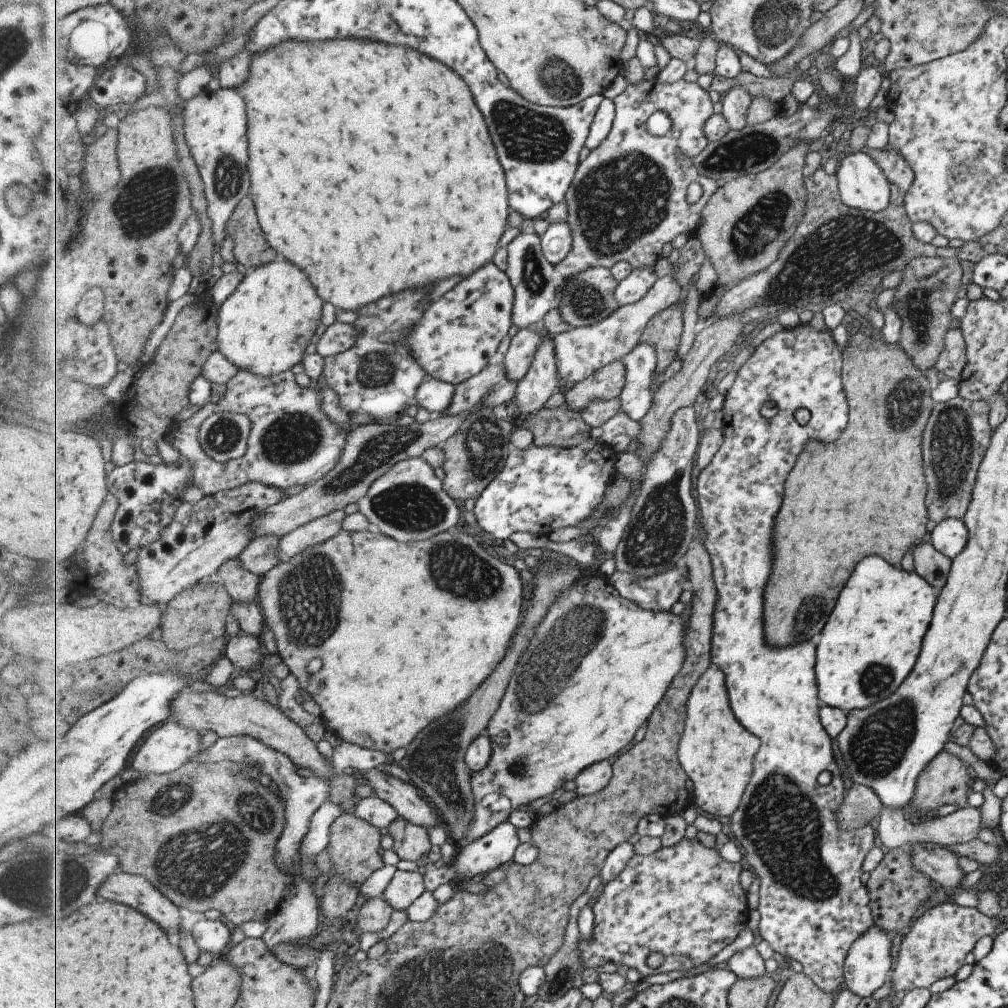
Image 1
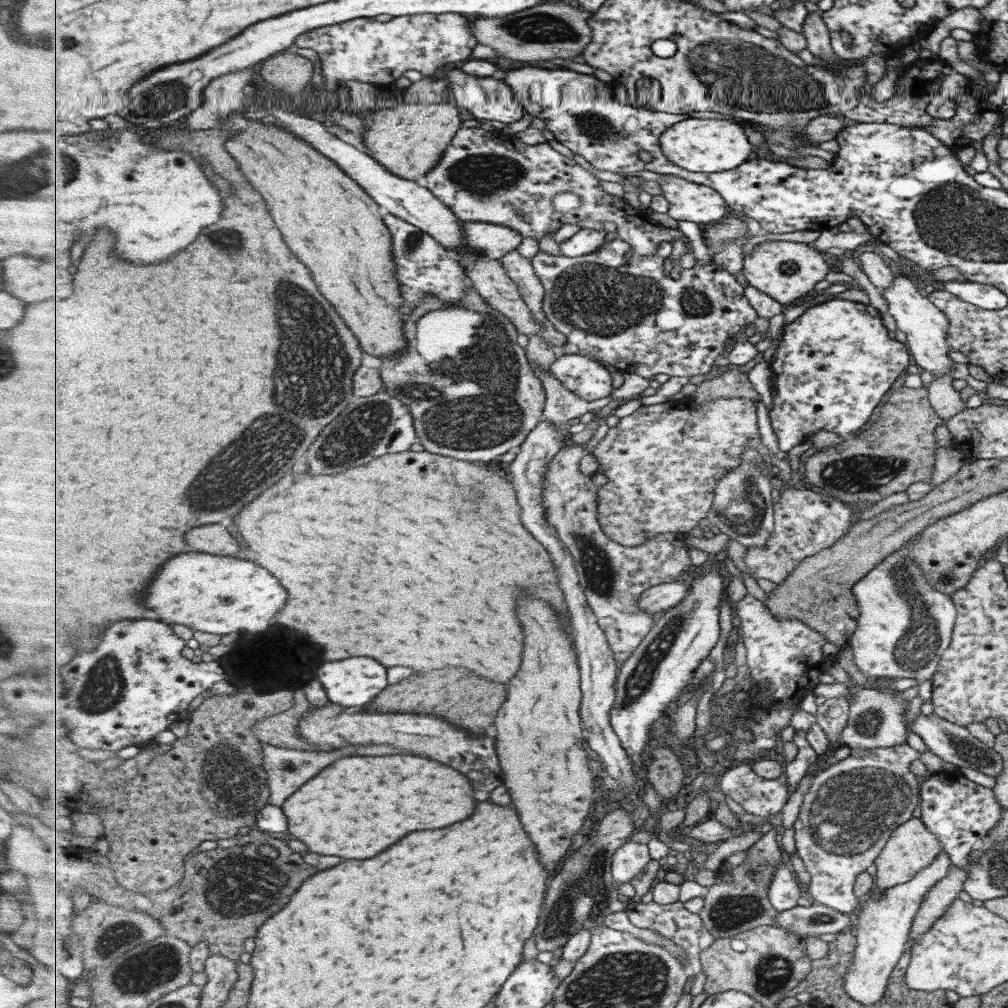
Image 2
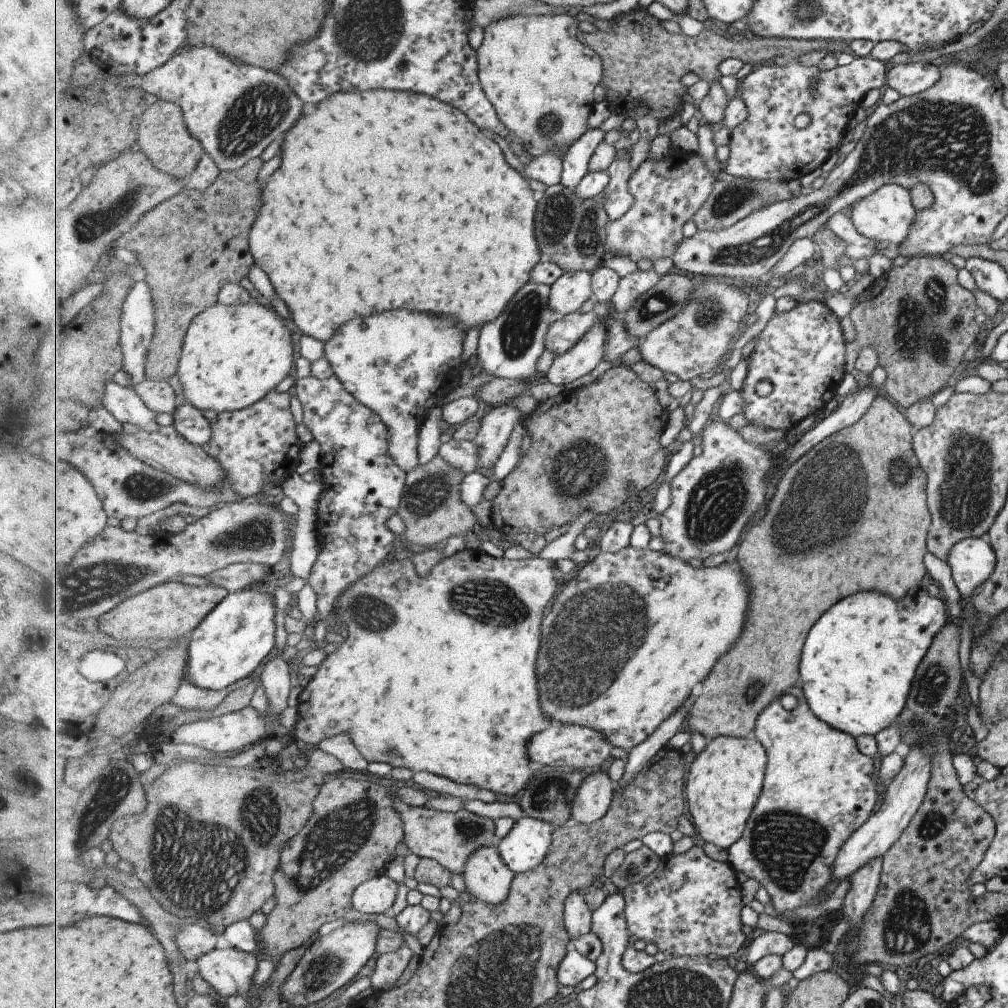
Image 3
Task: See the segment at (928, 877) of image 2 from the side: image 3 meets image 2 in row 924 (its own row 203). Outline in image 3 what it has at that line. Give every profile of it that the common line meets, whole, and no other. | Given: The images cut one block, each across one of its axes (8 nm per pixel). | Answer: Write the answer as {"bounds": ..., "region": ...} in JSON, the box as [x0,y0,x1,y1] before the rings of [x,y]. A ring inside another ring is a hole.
{"bounds":[847,183,915,245],"region":[[[895,183],[879,185],[875,192],[856,201],[847,210],[854,229],[863,237],[872,238],[874,241],[883,242],[886,245],[899,245],[907,236],[909,225],[915,210],[910,201],[908,190]]]}

